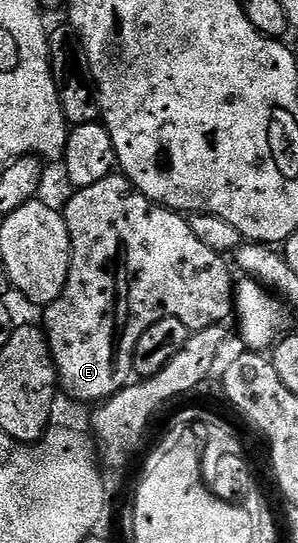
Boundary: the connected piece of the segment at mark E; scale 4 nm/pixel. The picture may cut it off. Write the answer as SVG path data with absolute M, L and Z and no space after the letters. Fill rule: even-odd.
M115 171L100 179L100 183L71 194L64 208L71 248L68 283L60 299L45 306L44 332L50 341L61 392L78 401L101 403L131 384L135 376L134 348L152 323L171 317L197 331L222 325L229 317L231 320L236 281L230 278L227 258L204 247L192 235L192 227L183 214L149 201L121 172Z

